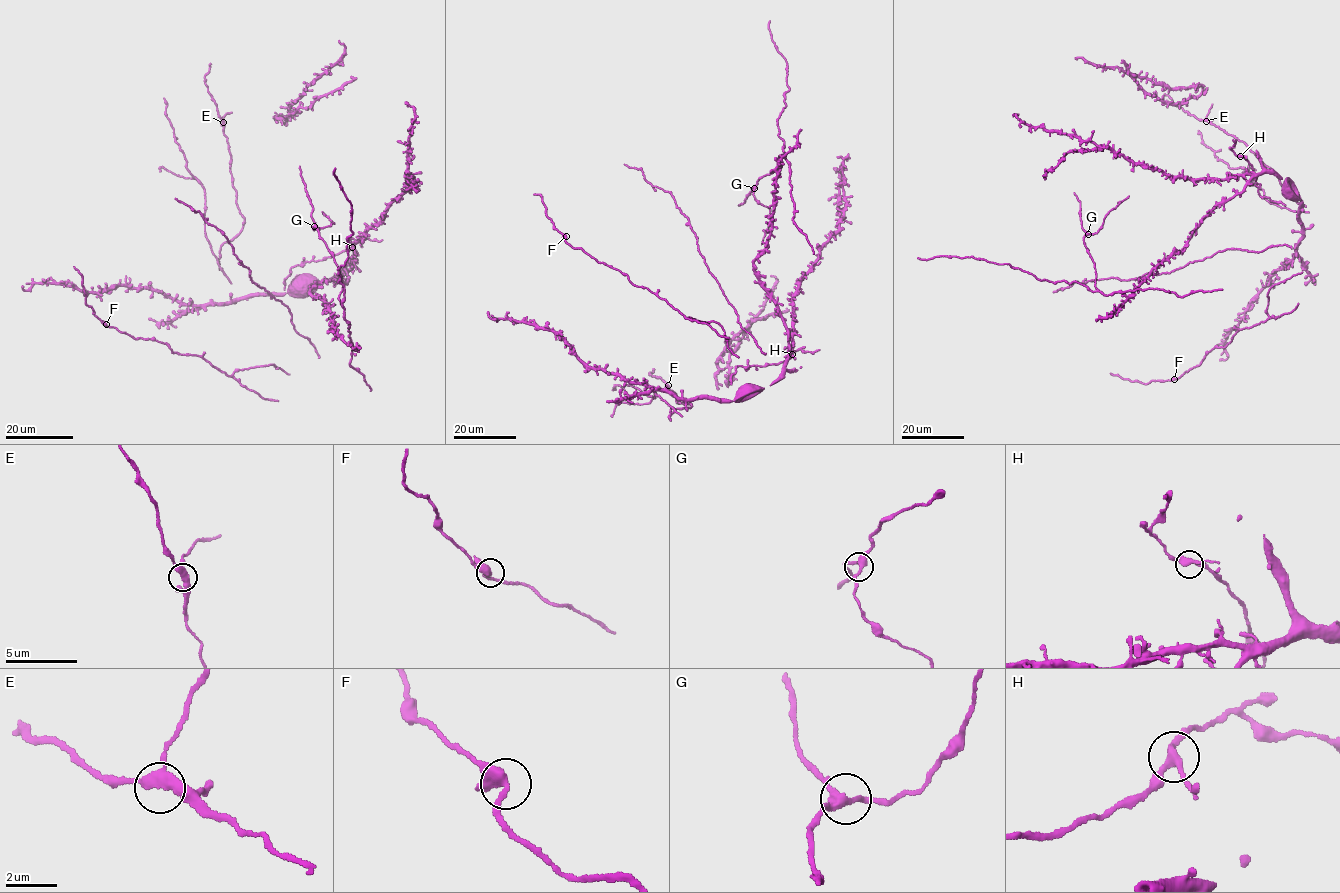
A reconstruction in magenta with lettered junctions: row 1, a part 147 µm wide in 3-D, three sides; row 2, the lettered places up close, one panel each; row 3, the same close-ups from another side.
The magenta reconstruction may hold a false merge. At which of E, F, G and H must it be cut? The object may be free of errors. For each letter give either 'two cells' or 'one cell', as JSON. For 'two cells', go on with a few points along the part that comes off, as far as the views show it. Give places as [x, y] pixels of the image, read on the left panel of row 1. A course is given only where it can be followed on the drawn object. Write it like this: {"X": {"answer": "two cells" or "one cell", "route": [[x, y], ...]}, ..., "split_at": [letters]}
{"E": {"answer": "one cell"}, "F": {"answer": "one cell"}, "G": {"answer": "one cell"}, "H": {"answer": "one cell"}, "split_at": []}

